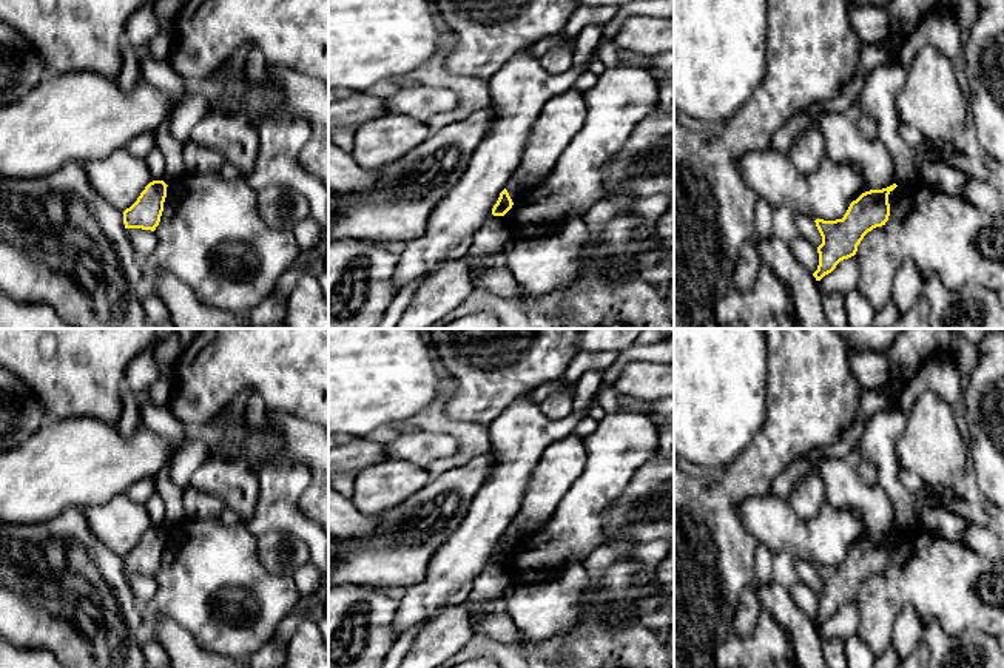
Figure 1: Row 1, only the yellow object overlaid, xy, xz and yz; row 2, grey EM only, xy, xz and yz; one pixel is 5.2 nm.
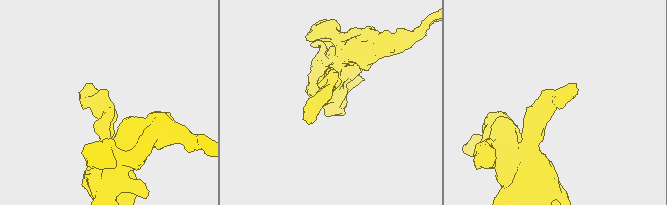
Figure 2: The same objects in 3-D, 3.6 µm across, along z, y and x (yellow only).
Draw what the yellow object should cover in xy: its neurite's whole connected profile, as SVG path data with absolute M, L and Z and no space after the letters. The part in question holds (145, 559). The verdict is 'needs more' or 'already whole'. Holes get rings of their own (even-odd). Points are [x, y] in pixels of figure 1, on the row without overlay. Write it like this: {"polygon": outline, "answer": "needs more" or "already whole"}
{"polygon": "M163 526L150 528L137 546L123 557L125 574L154 577L163 557L167 532Z", "answer": "already whole"}

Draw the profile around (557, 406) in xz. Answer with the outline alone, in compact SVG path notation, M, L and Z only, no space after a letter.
M564 378L558 381L563 389L540 403L543 415L554 421L566 418L574 409L574 386L571 386Z

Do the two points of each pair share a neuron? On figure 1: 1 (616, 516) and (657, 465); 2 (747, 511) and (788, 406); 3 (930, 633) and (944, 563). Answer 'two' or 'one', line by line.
1: one
2: two
3: two

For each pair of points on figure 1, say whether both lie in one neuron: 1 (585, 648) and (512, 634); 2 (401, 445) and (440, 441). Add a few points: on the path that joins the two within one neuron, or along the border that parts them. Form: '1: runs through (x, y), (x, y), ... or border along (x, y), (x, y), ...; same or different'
1: border along (523, 636), (518, 648); different
2: runs through (411, 445), (431, 445); same

